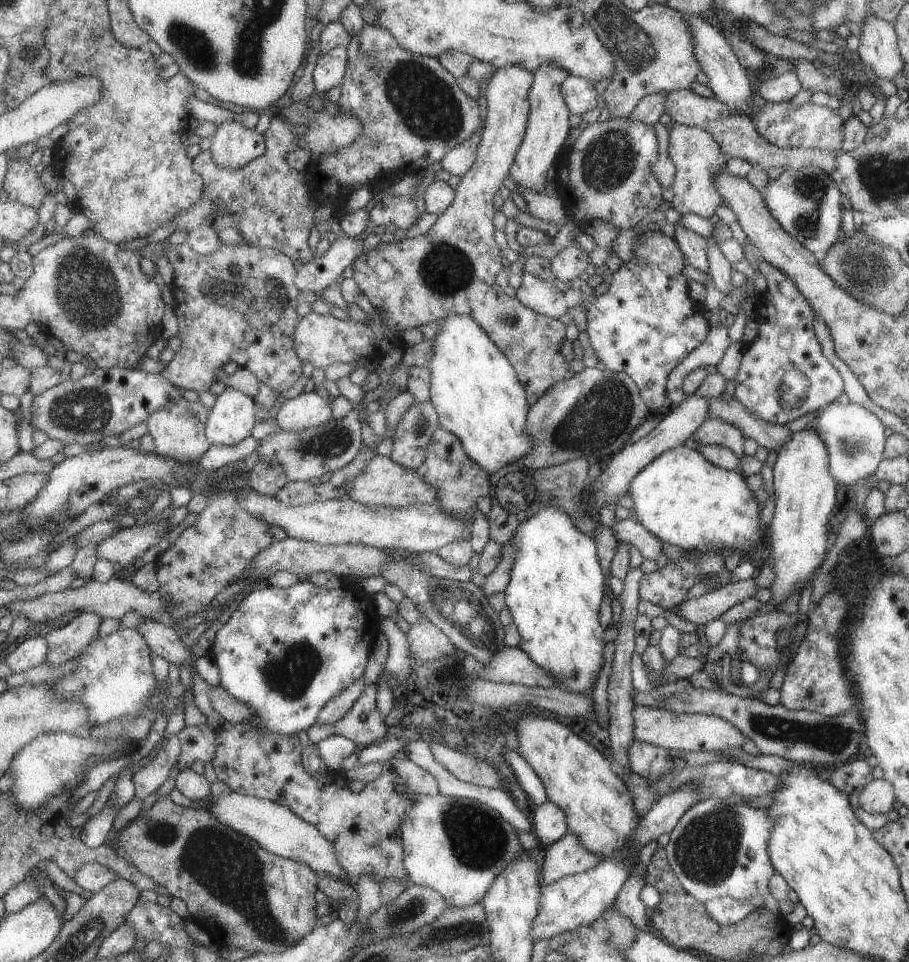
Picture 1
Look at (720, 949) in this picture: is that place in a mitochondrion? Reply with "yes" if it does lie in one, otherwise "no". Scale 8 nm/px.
no

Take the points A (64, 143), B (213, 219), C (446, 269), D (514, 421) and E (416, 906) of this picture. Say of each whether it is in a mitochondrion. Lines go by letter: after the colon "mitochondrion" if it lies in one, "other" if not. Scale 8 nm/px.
A: other
B: other
C: mitochondrion
D: other
E: mitochondrion

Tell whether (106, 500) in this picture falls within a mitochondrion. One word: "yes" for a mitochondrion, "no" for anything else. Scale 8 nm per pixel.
no

